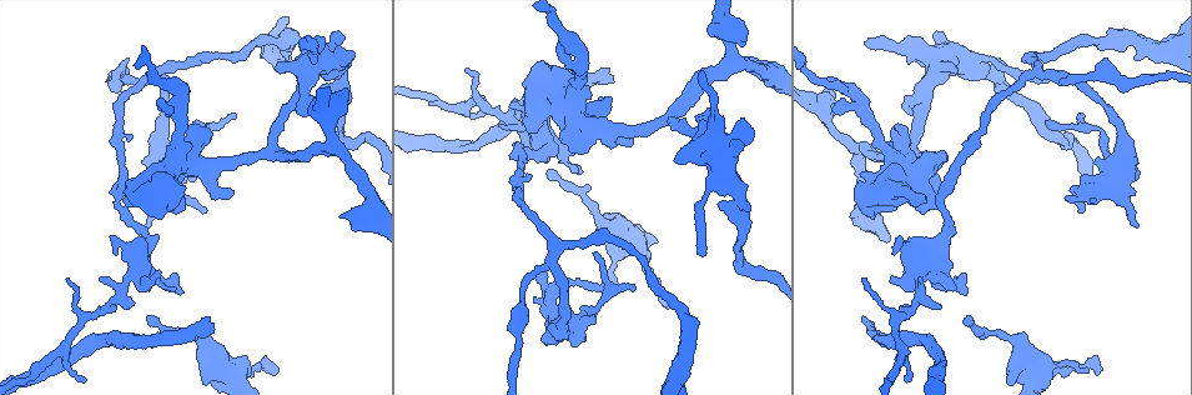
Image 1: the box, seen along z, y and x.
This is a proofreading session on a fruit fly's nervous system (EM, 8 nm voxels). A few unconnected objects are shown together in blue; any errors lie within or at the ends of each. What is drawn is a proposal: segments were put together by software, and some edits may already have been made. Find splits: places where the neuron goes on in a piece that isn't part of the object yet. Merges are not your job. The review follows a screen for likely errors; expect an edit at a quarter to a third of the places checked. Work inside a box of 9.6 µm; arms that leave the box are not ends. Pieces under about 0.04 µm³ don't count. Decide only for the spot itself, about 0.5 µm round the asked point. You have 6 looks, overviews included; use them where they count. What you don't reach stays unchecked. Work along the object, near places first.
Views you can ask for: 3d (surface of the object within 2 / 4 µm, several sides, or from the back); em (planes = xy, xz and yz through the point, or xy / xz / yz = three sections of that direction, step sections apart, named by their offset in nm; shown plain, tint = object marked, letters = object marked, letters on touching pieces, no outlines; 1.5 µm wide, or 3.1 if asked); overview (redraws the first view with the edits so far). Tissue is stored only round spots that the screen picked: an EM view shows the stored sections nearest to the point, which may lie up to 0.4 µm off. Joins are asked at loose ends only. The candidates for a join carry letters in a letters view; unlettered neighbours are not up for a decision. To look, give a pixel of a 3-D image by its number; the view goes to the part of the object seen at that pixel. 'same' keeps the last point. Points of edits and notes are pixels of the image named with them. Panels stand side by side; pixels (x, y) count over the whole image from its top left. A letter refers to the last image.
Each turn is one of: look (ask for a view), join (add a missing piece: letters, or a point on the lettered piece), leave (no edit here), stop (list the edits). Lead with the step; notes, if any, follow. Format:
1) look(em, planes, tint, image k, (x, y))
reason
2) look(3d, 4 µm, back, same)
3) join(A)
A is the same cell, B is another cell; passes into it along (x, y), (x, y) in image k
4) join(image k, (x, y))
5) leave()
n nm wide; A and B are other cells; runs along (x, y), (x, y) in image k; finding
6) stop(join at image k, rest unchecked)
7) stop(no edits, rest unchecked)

look(em, yz, step 8, letters, image 1, (549, 174))
free end

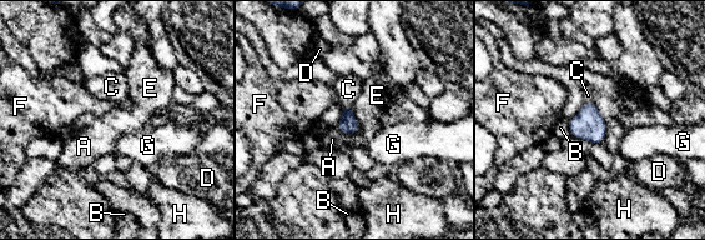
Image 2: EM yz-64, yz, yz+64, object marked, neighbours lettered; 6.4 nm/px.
join(C)
C is the same cell, A, B, D, E, F, G and H are other cells; passes into it along (588, 124), (590, 101), (588, 95) in image 2; it goes on there

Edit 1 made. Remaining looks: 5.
look(overview)
see it whole again

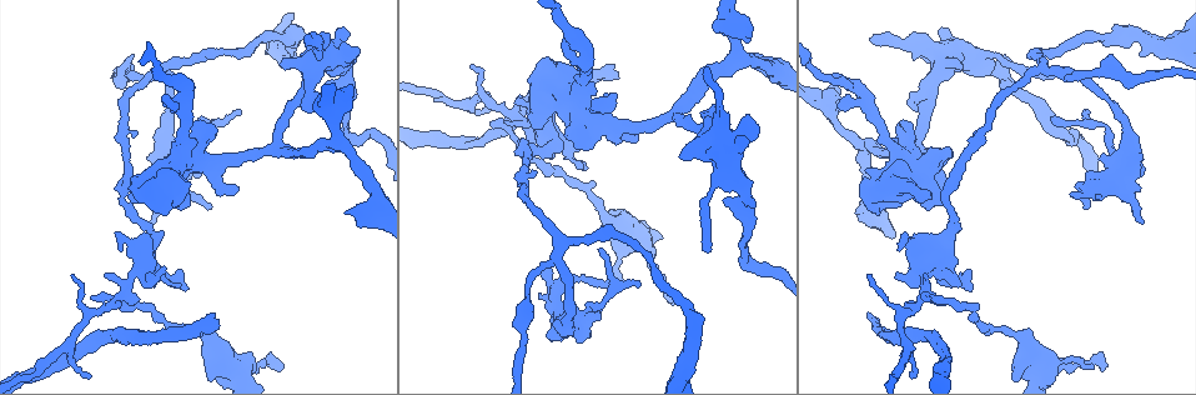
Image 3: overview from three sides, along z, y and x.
look(3d, 2 µm, back, image 3, (856, 213))
free end

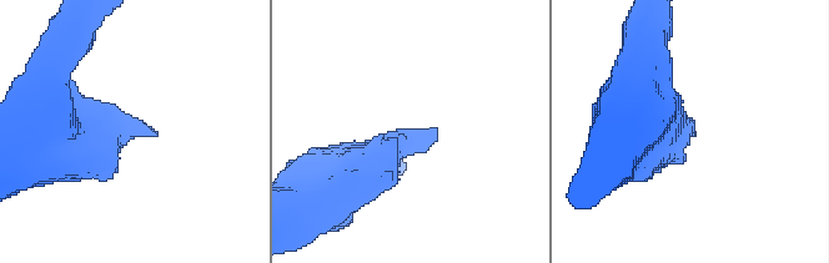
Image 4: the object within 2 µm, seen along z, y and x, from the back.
look(em, xz, step 8, plain, image 4, (436, 129))
now the EM

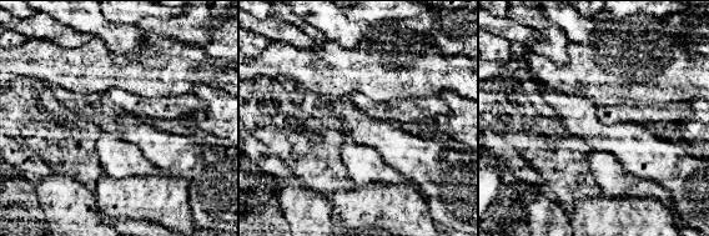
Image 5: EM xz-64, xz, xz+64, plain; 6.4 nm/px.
look(em, xz, step 8, letters, same)
see the neighbours

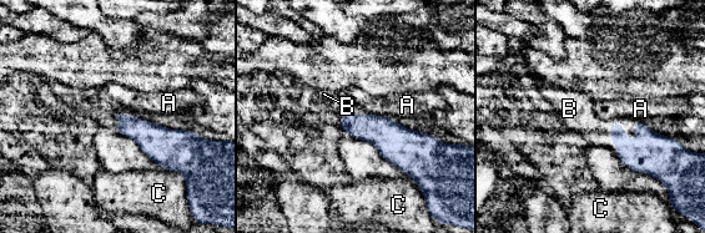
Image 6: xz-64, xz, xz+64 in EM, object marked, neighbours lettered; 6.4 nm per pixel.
join(B)
B is the same cell, A and C are other cells; the neuron continues

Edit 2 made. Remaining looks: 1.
stop(join at image 2, join at image 6, rest unchecked)

